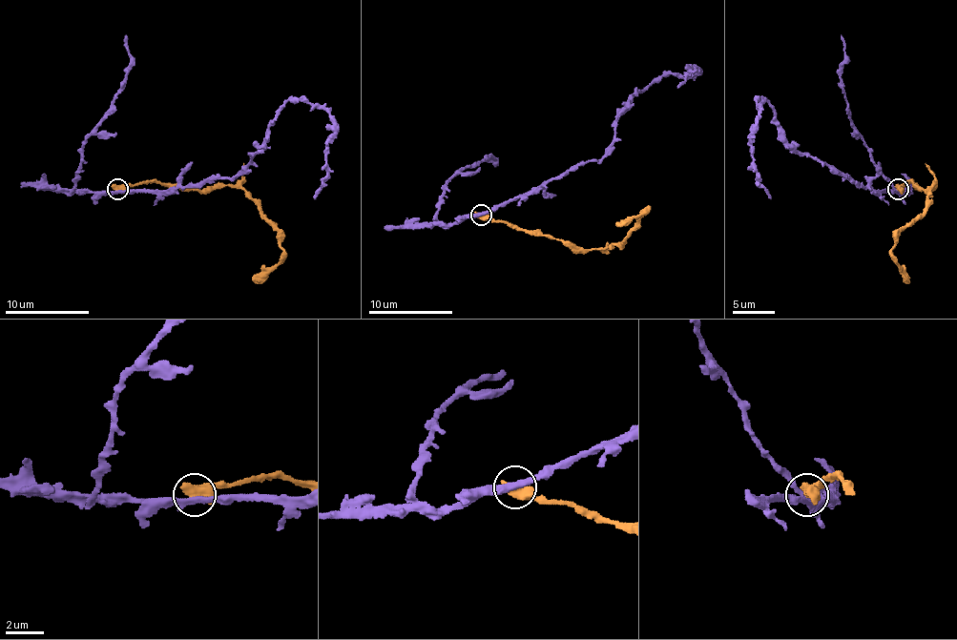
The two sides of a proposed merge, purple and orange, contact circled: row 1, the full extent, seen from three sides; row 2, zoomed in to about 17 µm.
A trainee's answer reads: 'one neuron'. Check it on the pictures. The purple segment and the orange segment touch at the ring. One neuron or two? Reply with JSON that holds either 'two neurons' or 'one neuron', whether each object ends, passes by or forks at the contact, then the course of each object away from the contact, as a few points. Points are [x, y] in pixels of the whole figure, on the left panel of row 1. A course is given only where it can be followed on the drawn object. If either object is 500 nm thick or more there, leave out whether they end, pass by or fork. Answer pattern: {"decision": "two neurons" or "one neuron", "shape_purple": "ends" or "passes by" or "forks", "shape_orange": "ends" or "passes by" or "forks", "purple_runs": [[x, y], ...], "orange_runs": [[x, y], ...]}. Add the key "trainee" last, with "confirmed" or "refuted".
{"decision": "two neurons", "purple_runs": [[118, 190], [236, 177], [278, 112], [305, 101], [326, 112], [332, 131], [326, 179], [314, 198]], "orange_runs": [[118, 190], [145, 181], [192, 190], [238, 186], [278, 232], [281, 251], [281, 258], [253, 280]], "trainee": "refuted"}

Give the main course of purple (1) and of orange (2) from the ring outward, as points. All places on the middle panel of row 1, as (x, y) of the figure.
1: (482, 213), (599, 160), (613, 139), (616, 116), (629, 104), (669, 74), (690, 76), (696, 70), (677, 87)
2: (482, 215), (585, 249), (601, 249), (618, 244), (645, 209), (616, 225)

